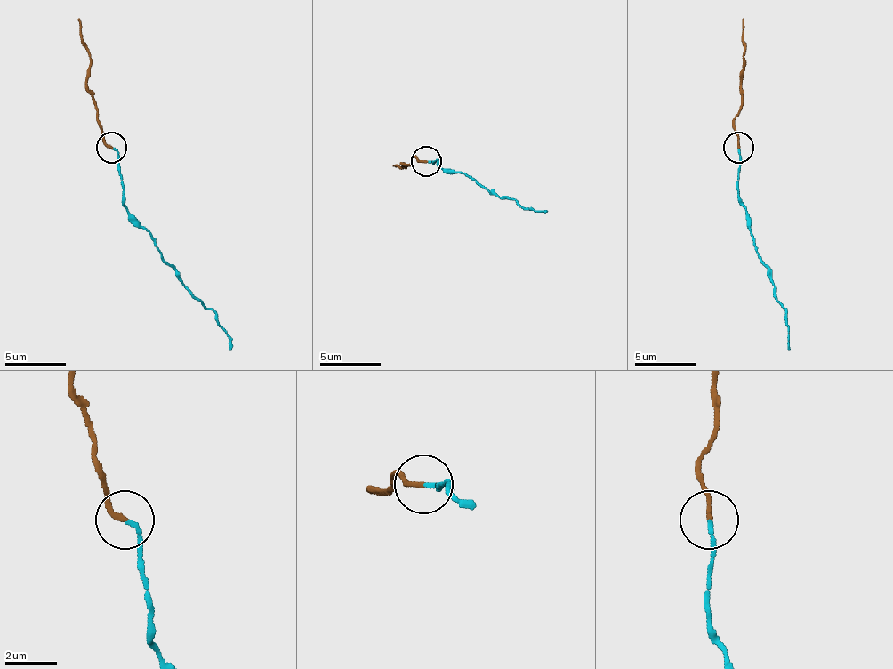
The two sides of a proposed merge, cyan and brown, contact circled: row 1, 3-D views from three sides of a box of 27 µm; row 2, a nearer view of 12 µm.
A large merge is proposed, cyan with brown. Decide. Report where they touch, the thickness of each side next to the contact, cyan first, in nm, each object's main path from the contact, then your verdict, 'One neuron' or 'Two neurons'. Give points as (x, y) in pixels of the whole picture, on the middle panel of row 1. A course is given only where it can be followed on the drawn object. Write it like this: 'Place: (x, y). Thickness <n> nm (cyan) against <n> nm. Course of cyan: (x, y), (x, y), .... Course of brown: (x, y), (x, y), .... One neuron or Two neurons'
Place: (426, 161). Thickness 150 nm (cyan) against 180 nm. Course of cyan: (425, 162), (438, 162), (462, 171), (489, 192), (507, 195), (526, 207), (547, 210). Course of brown: (425, 162), (414, 156), (401, 165), (404, 168), (392, 165). Two neurons

